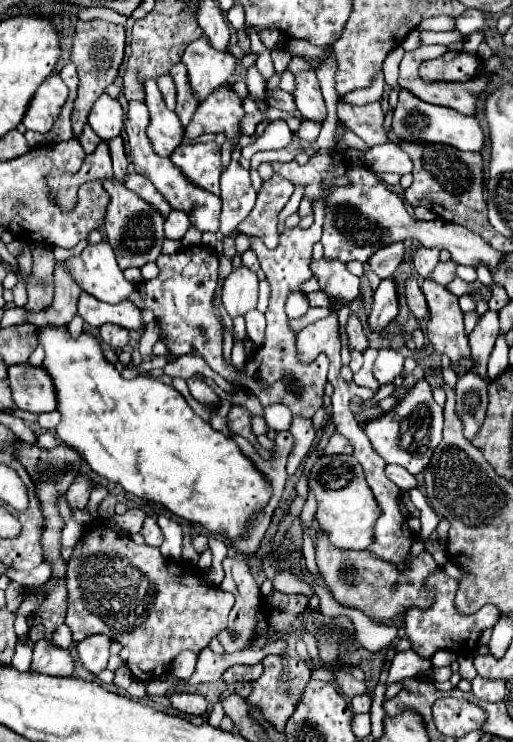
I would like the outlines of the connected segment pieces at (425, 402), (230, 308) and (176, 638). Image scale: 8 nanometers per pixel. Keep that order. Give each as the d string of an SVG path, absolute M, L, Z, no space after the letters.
M419 378L415 386L399 400L399 404L379 416L371 418L361 424L363 432L371 440L373 450L387 462L387 464L399 464L411 474L419 474L425 470L425 466L431 460L431 452L441 440L441 428L443 428L443 408L433 400L431 396L431 384L427 378Z
M245 264L233 268L223 282L223 304L231 318L243 316L257 306L257 274Z
M105 520L93 522L93 524L89 524L89 526L97 526L97 528L91 530L91 538L85 536L83 540L79 540L79 542L75 544L75 550L73 550L71 560L69 560L69 564L67 564L67 594L69 594L67 626L73 630L73 642L79 642L79 640L83 640L85 636L97 634L97 632L109 636L111 640L117 640L119 644L127 646L129 652L131 652L127 666L129 666L129 670L133 672L133 676L135 676L137 680L141 680L141 682L147 682L147 680L159 678L161 672L165 672L165 670L169 668L169 664L175 660L175 656L177 656L179 652L183 652L183 650L199 652L201 648L205 648L205 646L211 642L213 636L217 636L221 630L227 628L227 616L229 616L229 610L231 610L231 606L233 606L233 596L231 596L229 592L217 588L217 586L207 584L205 578L203 578L205 574L201 574L197 566L193 566L193 564L189 564L189 562L185 564L185 562L167 560L167 558L161 556L159 548L151 548L151 546L147 546L147 544L145 544L145 546L137 546L129 536L121 536L121 534L117 534L117 532L115 532L113 528L109 528L109 526L103 528L103 526L105 526Z

